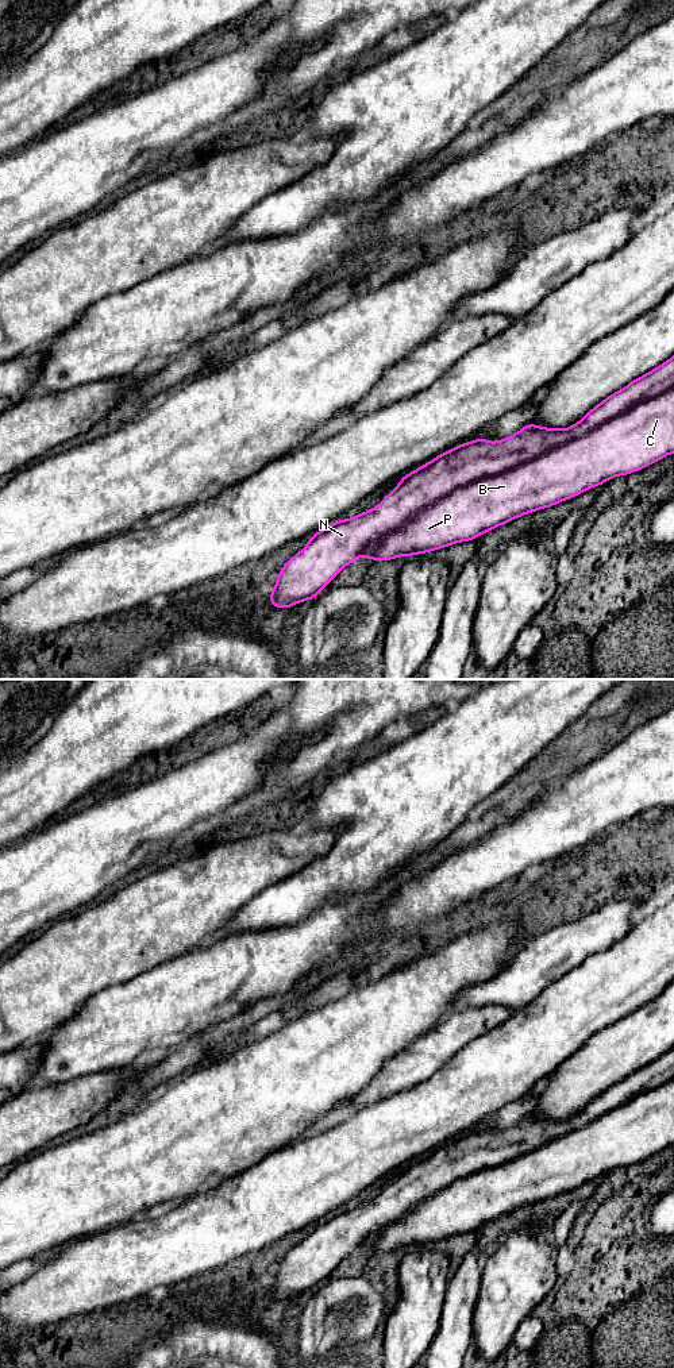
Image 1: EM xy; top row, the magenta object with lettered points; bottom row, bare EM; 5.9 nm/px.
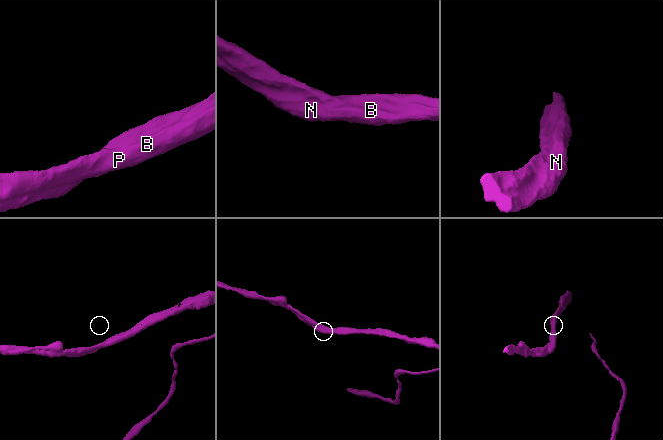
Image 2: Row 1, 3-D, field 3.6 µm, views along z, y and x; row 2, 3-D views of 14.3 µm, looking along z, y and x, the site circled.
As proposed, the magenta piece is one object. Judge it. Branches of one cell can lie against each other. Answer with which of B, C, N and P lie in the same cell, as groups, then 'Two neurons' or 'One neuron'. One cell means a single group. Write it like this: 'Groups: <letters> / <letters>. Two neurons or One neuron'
Groups: B C N P. One neuron

